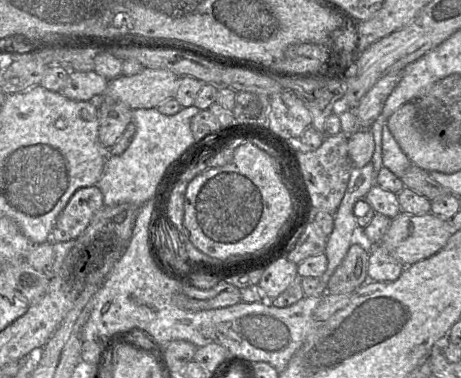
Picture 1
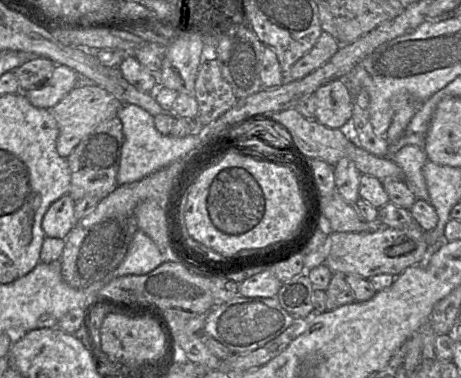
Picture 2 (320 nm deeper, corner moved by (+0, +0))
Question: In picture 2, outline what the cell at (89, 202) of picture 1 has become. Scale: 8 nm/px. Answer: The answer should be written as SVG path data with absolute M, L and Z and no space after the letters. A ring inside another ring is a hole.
M65 194L49 206L42 219L42 228L47 237L67 238L76 225L75 204L76 201Z

